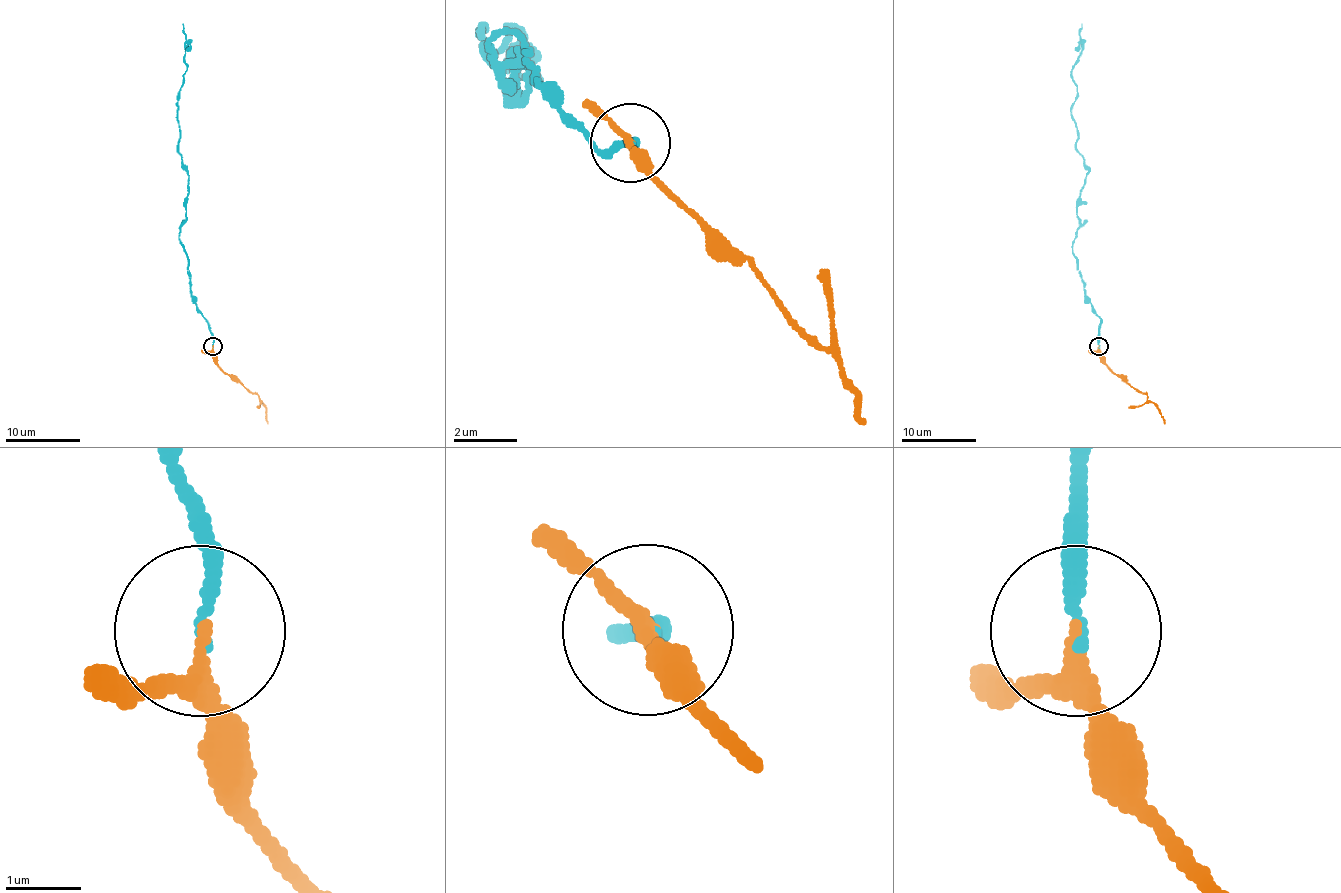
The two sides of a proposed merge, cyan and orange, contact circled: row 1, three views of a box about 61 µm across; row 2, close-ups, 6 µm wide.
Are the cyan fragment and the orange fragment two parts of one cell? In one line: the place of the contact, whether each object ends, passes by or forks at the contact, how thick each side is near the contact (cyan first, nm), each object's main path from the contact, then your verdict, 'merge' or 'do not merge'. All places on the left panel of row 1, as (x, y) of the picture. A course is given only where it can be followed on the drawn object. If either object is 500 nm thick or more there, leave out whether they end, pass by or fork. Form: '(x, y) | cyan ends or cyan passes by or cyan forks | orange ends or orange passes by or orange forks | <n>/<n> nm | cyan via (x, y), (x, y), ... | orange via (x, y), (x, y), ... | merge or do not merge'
(212, 346) | cyan ends | orange passes by | 180/170 nm | cyan via (212, 345), (178, 237), (187, 175), (178, 147), (187, 65), (182, 24) | orange via (212, 345), (214, 360), (258, 396), (266, 409), (268, 424) | merge

